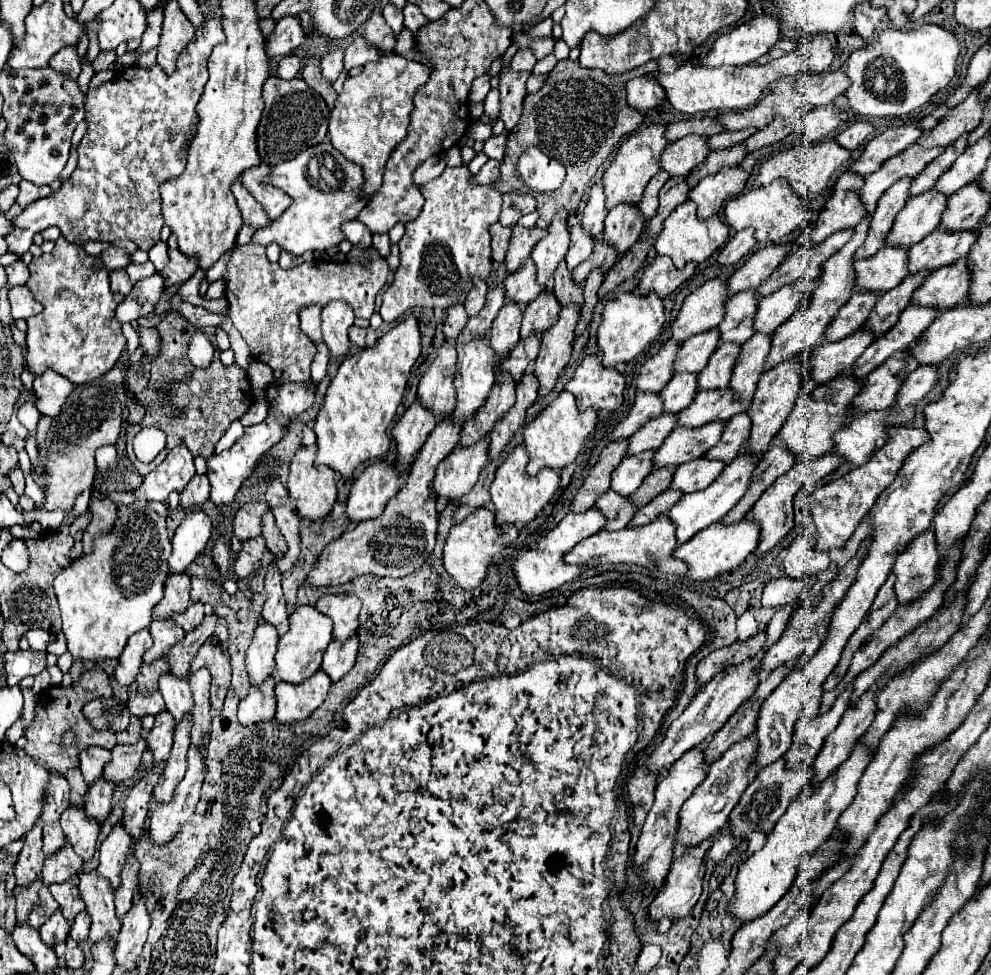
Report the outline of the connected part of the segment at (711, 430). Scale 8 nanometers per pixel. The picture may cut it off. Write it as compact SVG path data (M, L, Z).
M708 422L700 428L676 426L656 452L656 468L680 466L684 462L704 456L722 438L724 426L726 422Z

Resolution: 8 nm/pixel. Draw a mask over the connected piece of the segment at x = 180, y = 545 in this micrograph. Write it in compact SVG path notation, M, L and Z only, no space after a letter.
M202 510L186 514L182 524L176 528L172 538L172 554L168 558L168 574L184 572L194 558L206 548L212 534L212 522Z

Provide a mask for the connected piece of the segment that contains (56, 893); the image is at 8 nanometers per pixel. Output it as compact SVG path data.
M76 880L50 886L50 894L56 898L56 902L58 902L60 908L62 908L64 918L66 918L70 924L72 924L74 918L84 910L84 902L82 902L82 896L80 896L80 892L78 892Z

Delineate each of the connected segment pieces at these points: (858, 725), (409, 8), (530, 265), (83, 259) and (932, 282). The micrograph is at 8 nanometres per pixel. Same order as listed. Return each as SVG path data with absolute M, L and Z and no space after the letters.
M866 694L862 702L858 702L858 710L850 710L842 716L842 722L838 728L826 738L822 752L818 754L814 762L814 778L812 778L812 788L818 786L822 780L826 780L832 772L836 772L846 758L850 758L858 738L866 732L866 726L874 720L874 710L876 710L876 694Z
M406 4L406 8L404 8L404 26L412 32L412 34L416 34L418 30L420 30L420 26L424 26L428 20L424 18L424 14L414 6L414 4Z
M526 260L522 270L508 274L504 280L504 288L506 288L506 298L516 304L528 304L534 298L538 298L542 288L538 286L538 280L536 280L534 262Z
M60 236L54 250L34 258L28 268L30 280L26 286L44 306L40 314L26 320L26 366L30 372L38 376L44 370L54 370L72 384L88 384L112 370L126 346L120 330L122 324L114 314L124 296L110 290L110 276L104 262Z
M960 258L958 262L950 266L940 266L938 270L930 272L926 282L920 290L914 292L912 302L936 306L940 310L958 306L962 302L968 302L972 282L972 270L968 266L968 258Z

